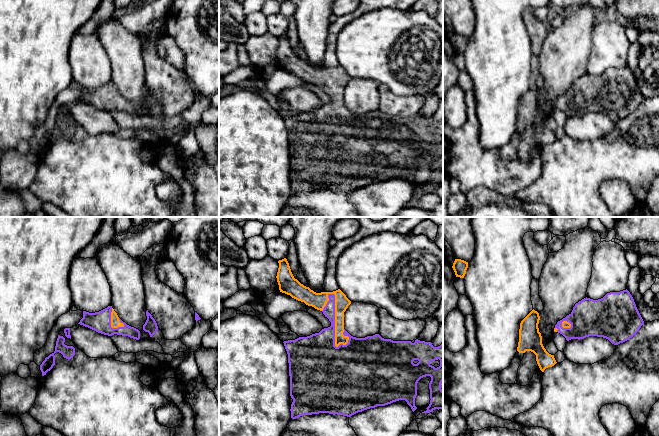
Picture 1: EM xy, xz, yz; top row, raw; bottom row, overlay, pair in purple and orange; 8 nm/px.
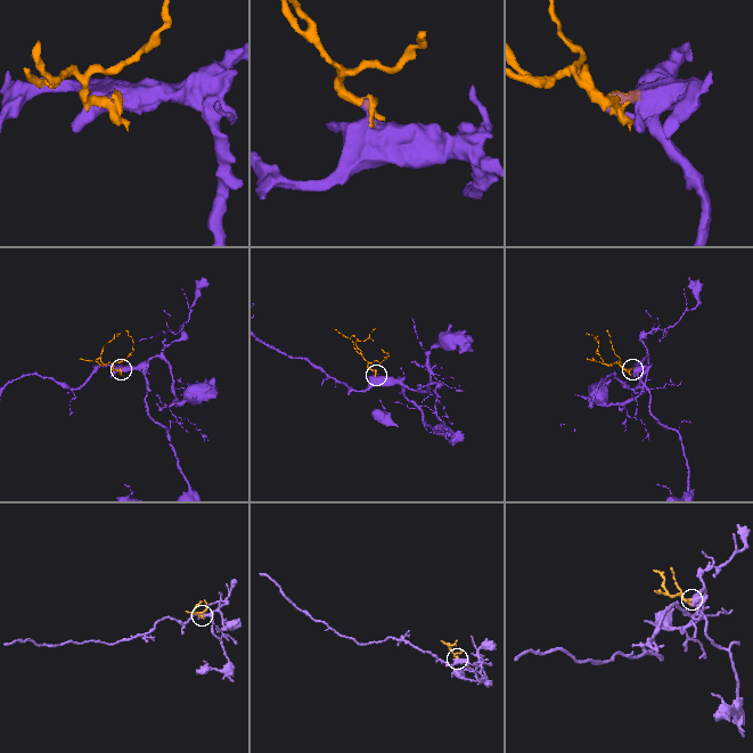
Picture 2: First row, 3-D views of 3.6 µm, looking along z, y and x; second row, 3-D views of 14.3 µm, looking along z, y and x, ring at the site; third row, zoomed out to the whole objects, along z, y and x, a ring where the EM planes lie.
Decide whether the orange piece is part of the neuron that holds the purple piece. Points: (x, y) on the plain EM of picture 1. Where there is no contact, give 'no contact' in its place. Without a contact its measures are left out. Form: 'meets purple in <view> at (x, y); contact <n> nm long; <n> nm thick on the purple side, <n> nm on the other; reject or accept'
meets purple in xz at (334, 94); contact 440 nm long; 220 nm thick on the purple side, 130 nm on the other; accept

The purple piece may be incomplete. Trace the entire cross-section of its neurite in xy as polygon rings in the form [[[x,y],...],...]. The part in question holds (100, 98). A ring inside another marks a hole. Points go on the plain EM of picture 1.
[[[112,82],[95,89],[83,87],[83,94],[78,100],[108,112],[117,110],[136,116],[140,115],[140,107],[123,98]]]

